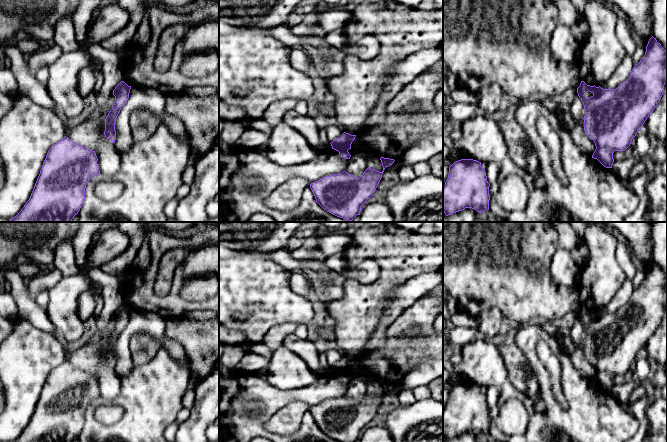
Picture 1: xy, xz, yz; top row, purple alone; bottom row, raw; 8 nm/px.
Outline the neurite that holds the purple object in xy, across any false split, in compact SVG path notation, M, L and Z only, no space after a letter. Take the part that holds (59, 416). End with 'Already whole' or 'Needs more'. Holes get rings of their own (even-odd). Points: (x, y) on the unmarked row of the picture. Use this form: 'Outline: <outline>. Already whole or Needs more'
Outline: M65 360L49 373L29 424L13 442L74 442L84 427L88 405L100 399L97 385L95 375Z. Already whole

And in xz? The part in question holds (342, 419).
Outline: M380 382L383 395L379 396L375 393L367 392L360 402L348 398L345 394L339 398L325 400L322 403L310 408L310 412L315 420L316 426L327 436L340 442L355 442L360 439L361 430L370 423L381 402L386 391L394 387L394 383Z. Already whole

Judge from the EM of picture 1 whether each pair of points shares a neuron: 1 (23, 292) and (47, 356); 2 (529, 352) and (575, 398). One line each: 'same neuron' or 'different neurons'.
1: different neurons
2: same neuron

